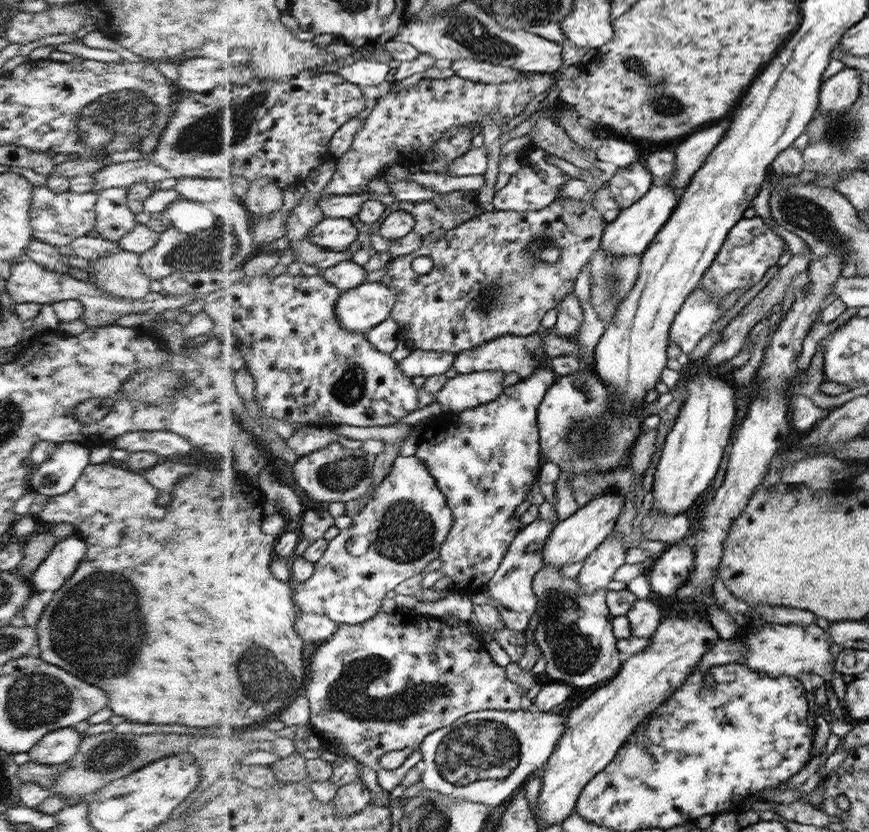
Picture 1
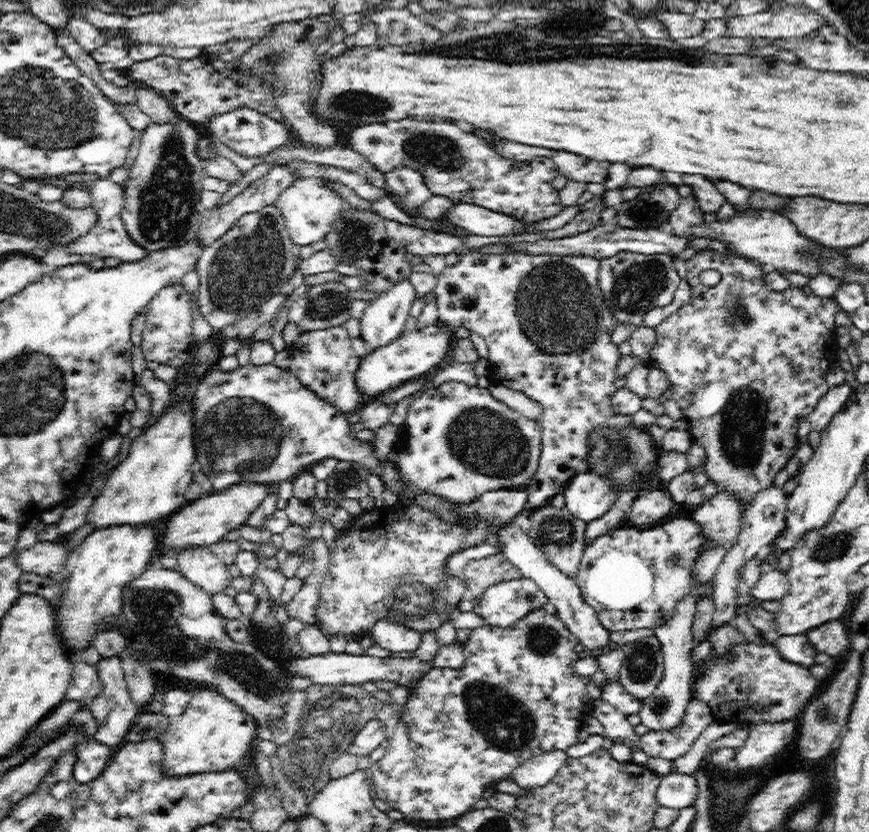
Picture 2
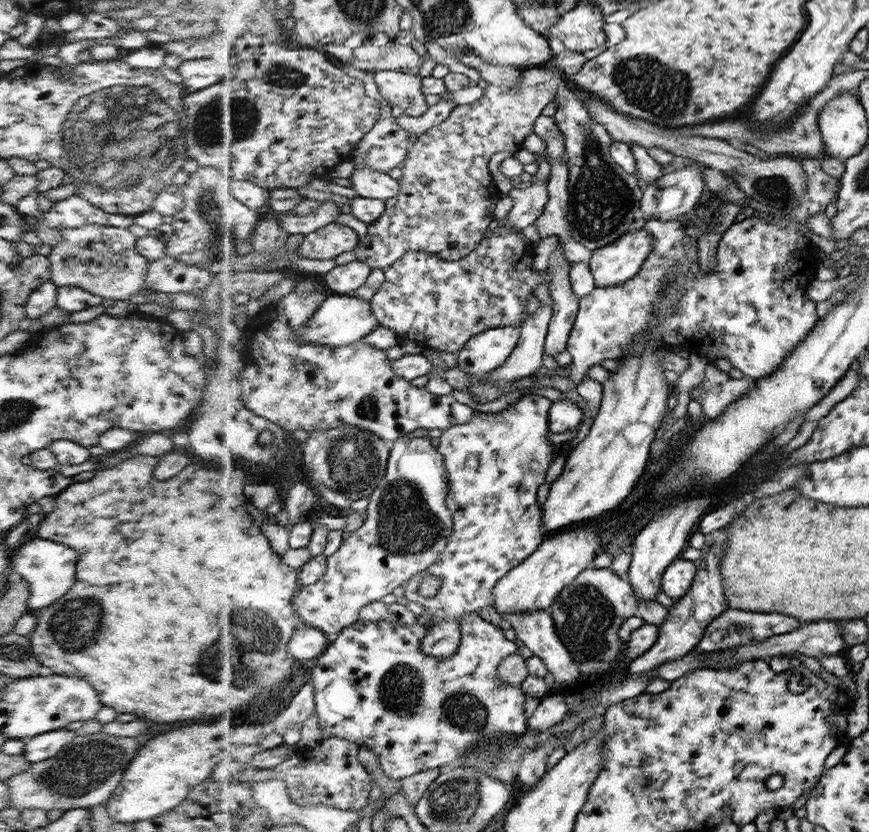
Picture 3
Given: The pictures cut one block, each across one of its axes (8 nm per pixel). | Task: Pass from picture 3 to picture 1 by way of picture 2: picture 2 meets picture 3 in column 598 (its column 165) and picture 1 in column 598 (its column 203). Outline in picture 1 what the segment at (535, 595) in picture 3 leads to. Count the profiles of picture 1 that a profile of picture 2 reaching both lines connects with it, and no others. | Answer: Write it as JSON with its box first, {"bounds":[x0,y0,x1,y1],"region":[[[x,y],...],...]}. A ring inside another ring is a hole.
{"bounds":[543,495,625,571],"region":[[[606,495],[580,507],[566,520],[558,521],[545,543],[543,567],[552,566],[553,569],[559,571],[563,567],[586,561],[591,552],[614,532],[618,522],[621,521],[624,504],[625,500],[621,495]]]}

